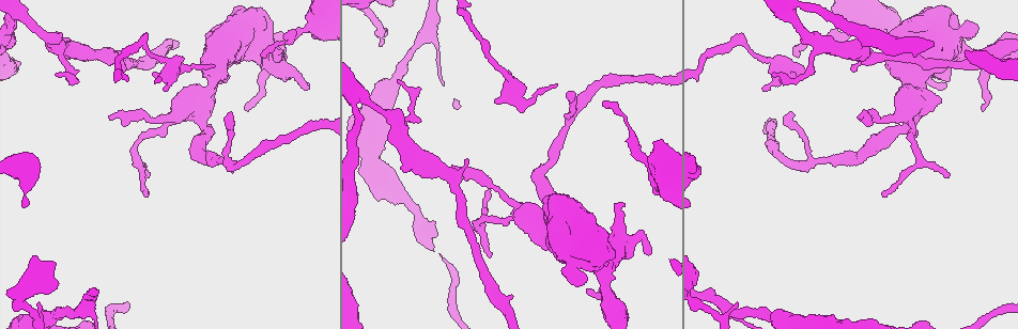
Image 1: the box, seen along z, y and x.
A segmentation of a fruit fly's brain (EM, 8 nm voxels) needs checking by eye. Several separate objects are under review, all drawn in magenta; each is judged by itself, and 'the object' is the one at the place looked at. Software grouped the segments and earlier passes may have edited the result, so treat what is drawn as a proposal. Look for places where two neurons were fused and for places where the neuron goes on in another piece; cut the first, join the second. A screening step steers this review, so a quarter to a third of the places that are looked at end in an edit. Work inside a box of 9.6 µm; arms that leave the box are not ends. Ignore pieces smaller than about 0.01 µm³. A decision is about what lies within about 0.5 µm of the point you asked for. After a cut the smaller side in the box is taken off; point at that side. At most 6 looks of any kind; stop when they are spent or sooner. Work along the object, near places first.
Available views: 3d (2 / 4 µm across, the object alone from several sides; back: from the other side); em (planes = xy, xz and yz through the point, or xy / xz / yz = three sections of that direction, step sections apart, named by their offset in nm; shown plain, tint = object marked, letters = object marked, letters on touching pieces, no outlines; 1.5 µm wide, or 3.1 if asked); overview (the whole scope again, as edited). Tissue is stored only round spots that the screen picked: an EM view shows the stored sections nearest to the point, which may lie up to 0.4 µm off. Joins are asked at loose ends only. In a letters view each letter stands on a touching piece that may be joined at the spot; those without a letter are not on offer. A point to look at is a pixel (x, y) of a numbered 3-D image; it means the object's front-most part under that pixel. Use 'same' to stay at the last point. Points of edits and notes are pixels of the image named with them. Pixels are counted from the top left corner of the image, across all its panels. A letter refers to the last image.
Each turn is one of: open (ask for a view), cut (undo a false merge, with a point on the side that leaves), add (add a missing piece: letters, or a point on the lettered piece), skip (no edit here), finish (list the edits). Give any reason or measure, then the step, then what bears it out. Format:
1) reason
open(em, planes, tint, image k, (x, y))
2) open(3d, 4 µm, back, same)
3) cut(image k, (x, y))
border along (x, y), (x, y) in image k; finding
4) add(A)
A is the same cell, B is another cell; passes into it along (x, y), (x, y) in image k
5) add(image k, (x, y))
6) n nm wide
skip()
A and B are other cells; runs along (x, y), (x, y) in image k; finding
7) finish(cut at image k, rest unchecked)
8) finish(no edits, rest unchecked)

thin end
open(3d, 4 µm, image 1, (576, 97))

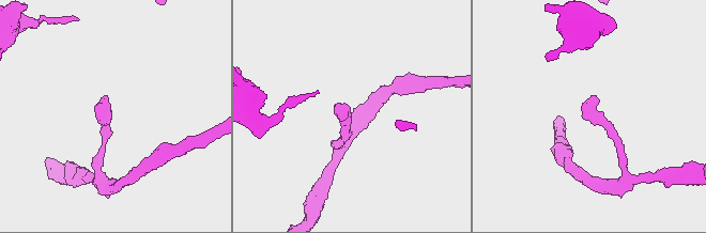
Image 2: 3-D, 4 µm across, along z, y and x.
now the EM
open(em, planes, plain, image 2, (347, 118))

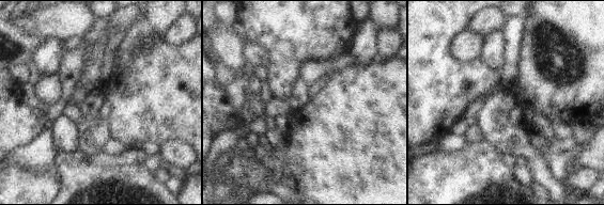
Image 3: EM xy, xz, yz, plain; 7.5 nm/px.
open(em, planes, letters, same)

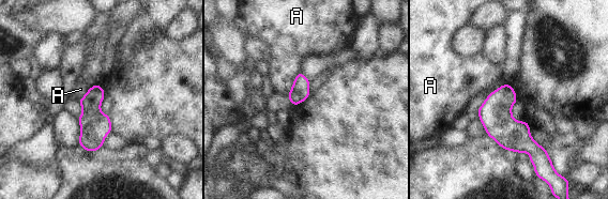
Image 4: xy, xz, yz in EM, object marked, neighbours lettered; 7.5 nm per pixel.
skip()
A is another cell; border along (299, 71), (287, 95) in image 4; no lettered piece goes on from it

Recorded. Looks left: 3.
end of a long branch
open(em, planes, tint, image 1, (603, 102))

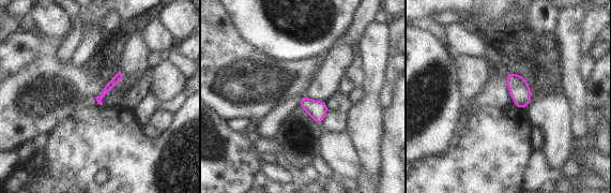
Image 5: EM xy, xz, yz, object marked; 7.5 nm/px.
open(em, planes, letters, same)

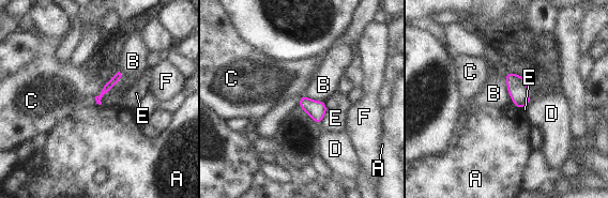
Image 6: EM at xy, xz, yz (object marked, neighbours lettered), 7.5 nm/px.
skip()
A, B, C, D, E and F are other cells; no lettered piece goes on from it

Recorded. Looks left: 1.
finish(no edits, rest unchecked)

